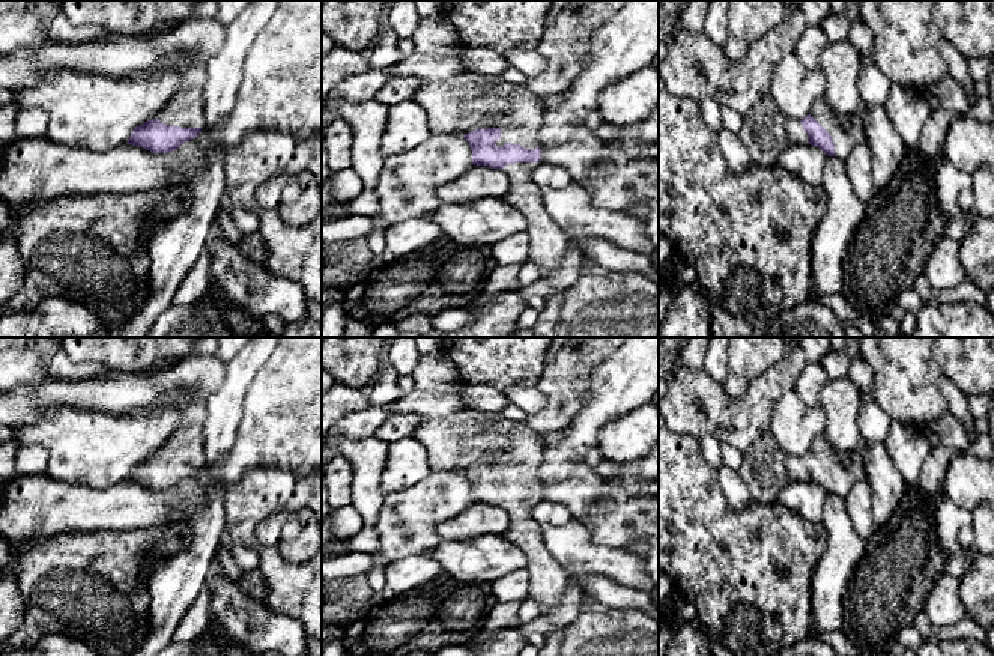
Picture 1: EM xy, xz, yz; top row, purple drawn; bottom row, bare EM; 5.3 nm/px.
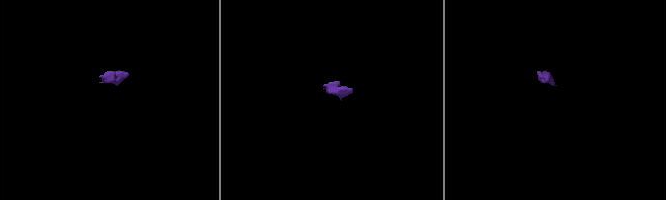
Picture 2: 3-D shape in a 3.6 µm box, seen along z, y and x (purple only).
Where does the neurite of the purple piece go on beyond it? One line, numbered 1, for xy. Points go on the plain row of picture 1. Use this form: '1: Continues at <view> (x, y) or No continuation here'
1: Continues at xy (185, 447)

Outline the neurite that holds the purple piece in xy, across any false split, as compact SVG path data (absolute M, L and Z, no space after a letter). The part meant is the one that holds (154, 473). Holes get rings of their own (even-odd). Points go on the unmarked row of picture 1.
M186 426L176 430L156 456L135 463L126 481L168 490L197 475L203 462L203 426Z

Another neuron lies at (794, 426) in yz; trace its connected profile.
M789 390L777 399L767 429L788 456L802 457L811 451L815 438L826 432L826 415L821 406L806 406Z

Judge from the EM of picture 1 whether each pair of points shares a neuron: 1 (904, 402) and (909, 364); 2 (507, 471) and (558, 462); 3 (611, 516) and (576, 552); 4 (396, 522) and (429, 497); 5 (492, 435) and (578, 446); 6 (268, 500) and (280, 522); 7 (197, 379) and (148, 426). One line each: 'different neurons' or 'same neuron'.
1: same neuron
2: different neurons
3: different neurons
4: same neuron
5: different neurons
6: different neurons
7: different neurons

